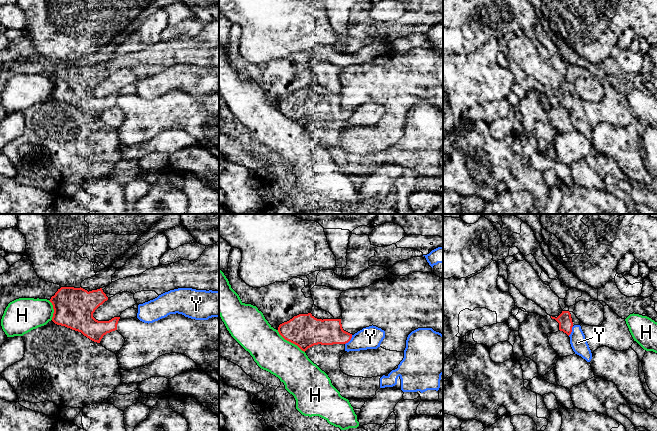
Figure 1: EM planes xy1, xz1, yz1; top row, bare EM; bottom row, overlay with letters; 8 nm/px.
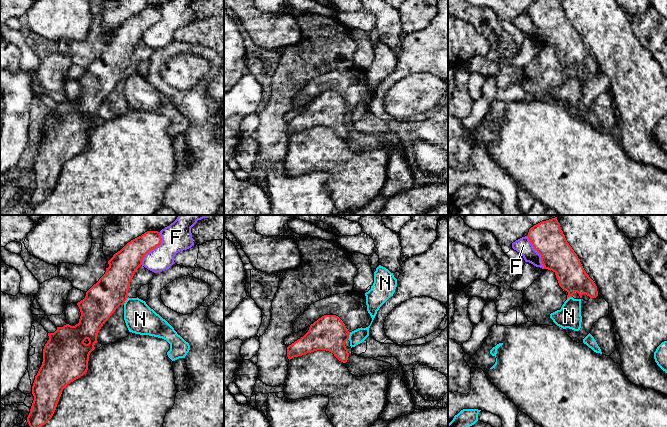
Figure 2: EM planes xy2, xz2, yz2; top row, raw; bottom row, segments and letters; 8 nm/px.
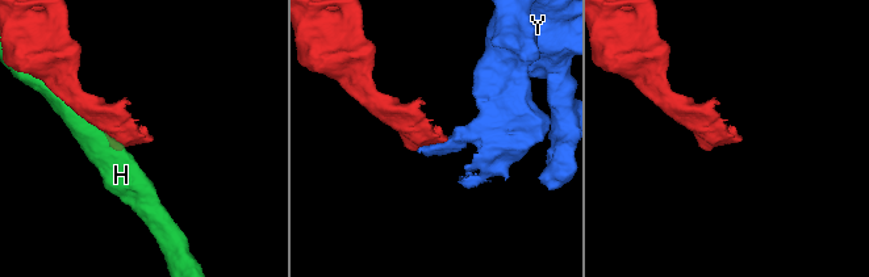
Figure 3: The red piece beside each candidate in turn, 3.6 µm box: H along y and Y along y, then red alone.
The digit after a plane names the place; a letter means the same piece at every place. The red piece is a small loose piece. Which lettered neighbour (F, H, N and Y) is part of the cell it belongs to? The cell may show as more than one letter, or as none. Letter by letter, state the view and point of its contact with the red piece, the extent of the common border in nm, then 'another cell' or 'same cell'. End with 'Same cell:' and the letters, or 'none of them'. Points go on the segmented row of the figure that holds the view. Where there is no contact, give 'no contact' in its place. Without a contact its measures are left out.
F: contact xy2 (153, 248); length 300 nm; another cell
H: contact xz1 (290, 341); length 280 nm; another cell
N: contact xy2 (125, 300); length 80 nm; another cell
Y: contact xz1 (349, 340); length 100 nm; another cell
Same cell: none of them

